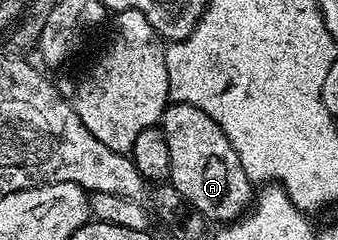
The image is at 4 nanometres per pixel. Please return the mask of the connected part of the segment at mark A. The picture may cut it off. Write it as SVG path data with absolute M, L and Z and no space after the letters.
M178 103L168 104L161 128L169 143L171 186L181 191L184 201L199 212L200 218L208 217L218 223L240 220L252 208L253 182L245 175L245 167L241 167L241 159L237 159L237 151L233 151L233 143L229 143L225 131L205 111Z

